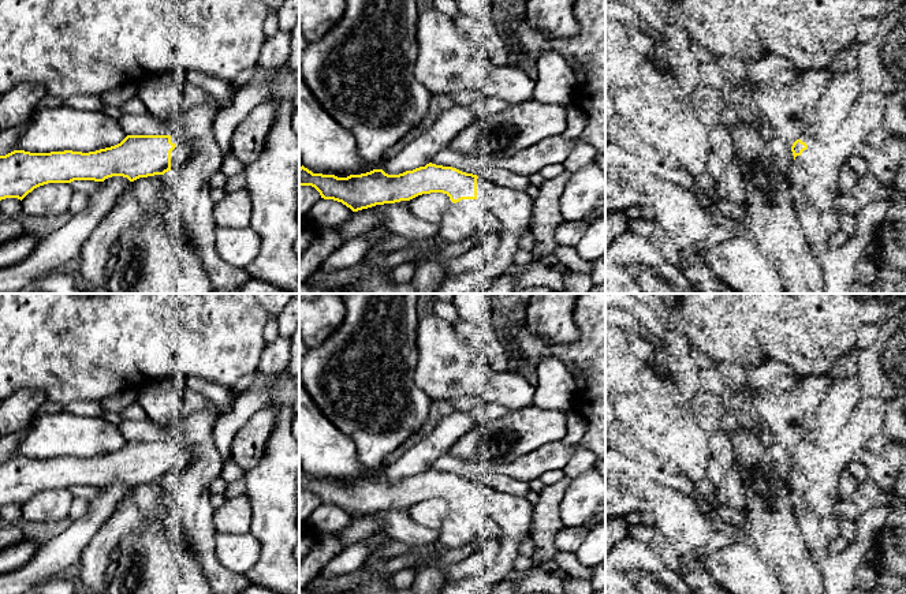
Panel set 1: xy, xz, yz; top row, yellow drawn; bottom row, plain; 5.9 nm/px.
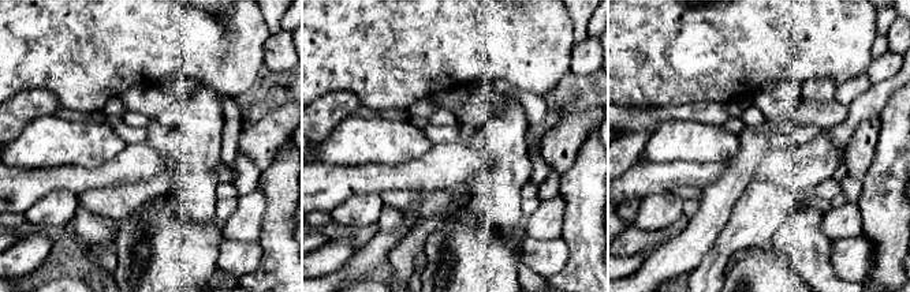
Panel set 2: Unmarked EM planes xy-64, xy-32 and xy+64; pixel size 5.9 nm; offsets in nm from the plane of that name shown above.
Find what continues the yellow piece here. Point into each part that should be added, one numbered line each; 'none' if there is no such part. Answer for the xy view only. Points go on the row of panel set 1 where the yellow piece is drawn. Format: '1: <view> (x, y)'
1: xy (186, 149)

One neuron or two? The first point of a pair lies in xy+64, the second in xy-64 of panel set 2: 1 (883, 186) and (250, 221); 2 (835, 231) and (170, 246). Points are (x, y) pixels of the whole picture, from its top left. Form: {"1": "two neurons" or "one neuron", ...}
{"1": "two neurons", "2": "two neurons"}

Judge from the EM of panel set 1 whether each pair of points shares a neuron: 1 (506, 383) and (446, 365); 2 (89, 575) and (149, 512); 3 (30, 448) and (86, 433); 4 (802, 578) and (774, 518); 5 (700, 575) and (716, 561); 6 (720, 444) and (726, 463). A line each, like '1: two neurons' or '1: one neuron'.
1: one neuron
2: one neuron
3: one neuron
4: one neuron
5: two neurons
6: one neuron

